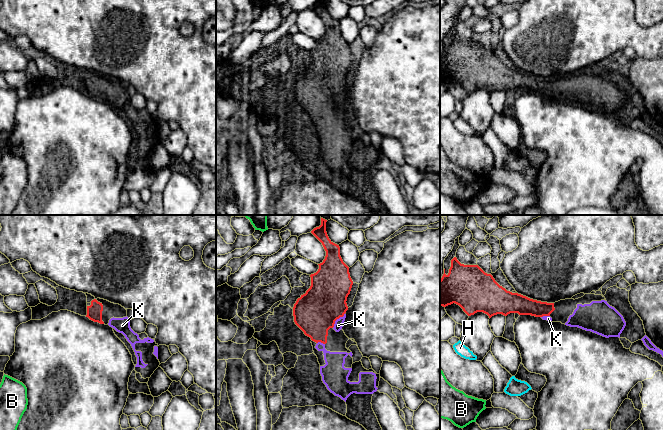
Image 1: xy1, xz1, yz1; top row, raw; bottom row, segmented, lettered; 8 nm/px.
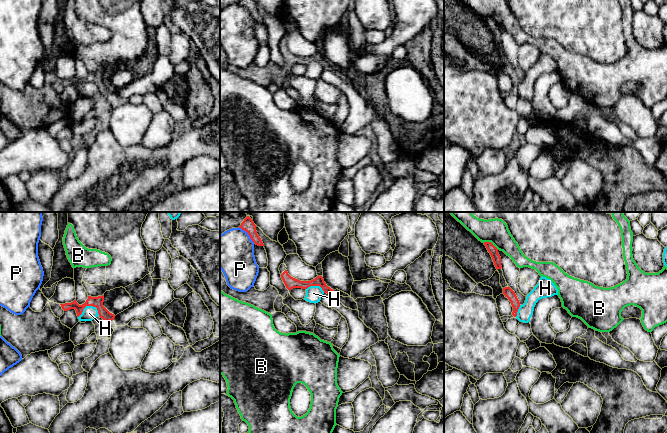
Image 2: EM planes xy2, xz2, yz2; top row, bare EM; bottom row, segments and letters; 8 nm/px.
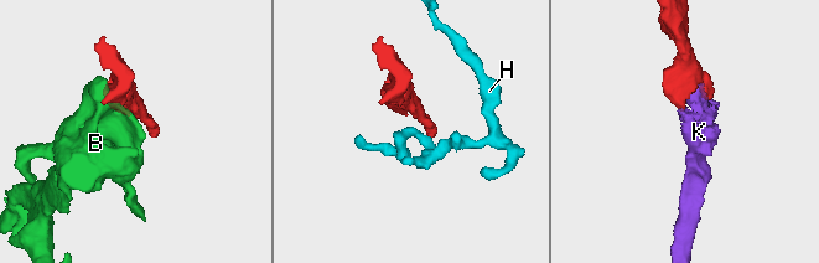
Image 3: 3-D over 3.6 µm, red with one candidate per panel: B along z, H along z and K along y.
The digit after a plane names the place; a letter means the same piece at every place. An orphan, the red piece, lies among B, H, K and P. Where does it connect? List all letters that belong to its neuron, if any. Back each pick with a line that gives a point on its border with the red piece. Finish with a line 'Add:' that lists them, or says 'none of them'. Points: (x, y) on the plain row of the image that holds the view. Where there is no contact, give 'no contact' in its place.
K: xz1 (337, 94)
Add: K

